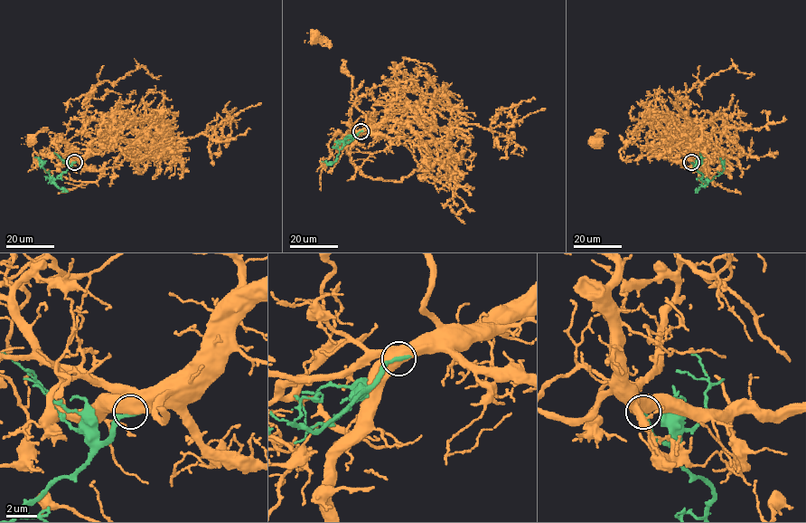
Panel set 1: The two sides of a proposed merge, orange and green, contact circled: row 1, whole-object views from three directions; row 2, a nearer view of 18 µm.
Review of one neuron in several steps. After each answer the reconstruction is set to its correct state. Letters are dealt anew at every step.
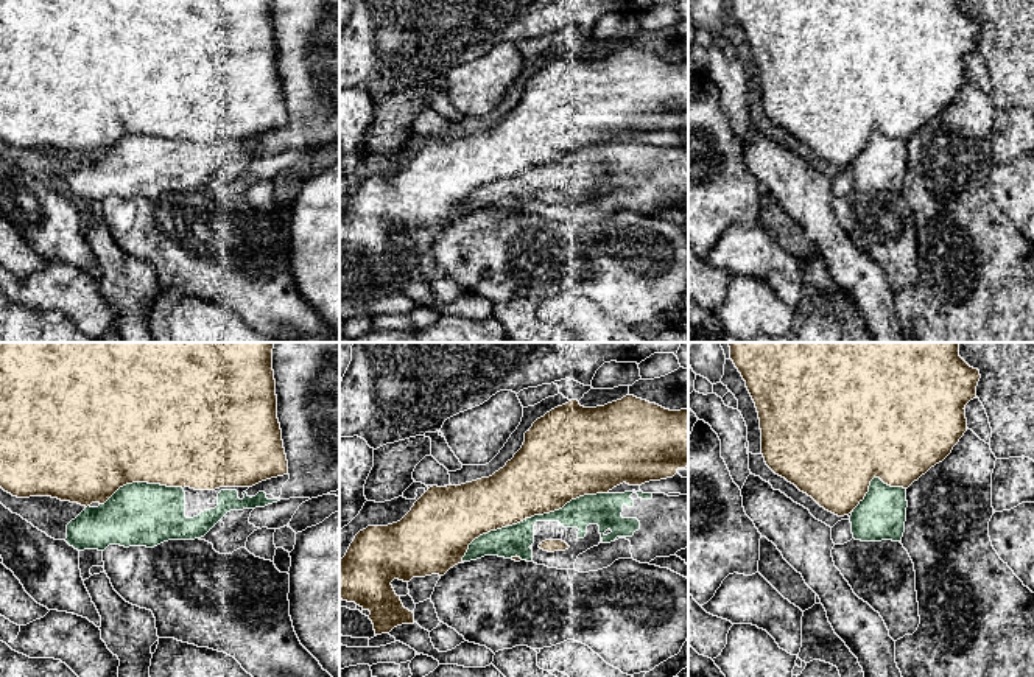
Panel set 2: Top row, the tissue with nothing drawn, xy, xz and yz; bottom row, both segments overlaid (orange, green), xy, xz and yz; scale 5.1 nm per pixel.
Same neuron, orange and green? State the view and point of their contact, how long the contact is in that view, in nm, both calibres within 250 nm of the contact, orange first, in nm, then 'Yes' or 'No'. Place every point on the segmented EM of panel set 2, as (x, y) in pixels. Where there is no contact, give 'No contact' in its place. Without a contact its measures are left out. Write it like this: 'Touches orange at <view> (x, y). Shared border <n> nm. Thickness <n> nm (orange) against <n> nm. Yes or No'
Touches orange at xz (530, 517). Shared border 850 nm. Thickness 380 nm (orange) against 160 nm. No

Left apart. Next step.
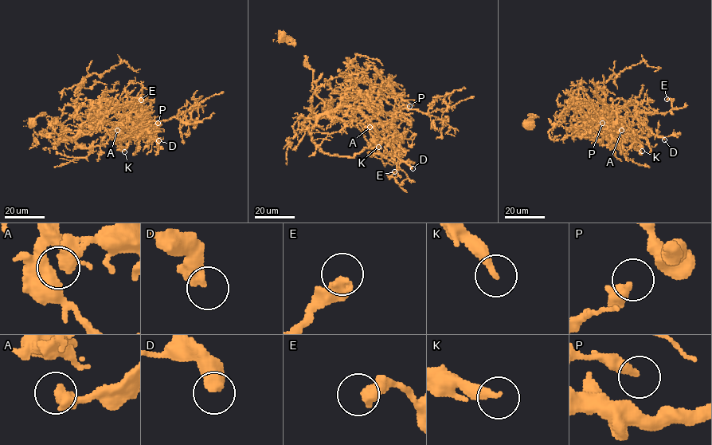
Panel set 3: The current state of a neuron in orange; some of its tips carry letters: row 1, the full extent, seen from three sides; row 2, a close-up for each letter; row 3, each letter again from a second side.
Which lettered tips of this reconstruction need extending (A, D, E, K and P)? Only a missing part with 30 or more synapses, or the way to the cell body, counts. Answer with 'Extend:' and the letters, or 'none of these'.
Extend: none of these

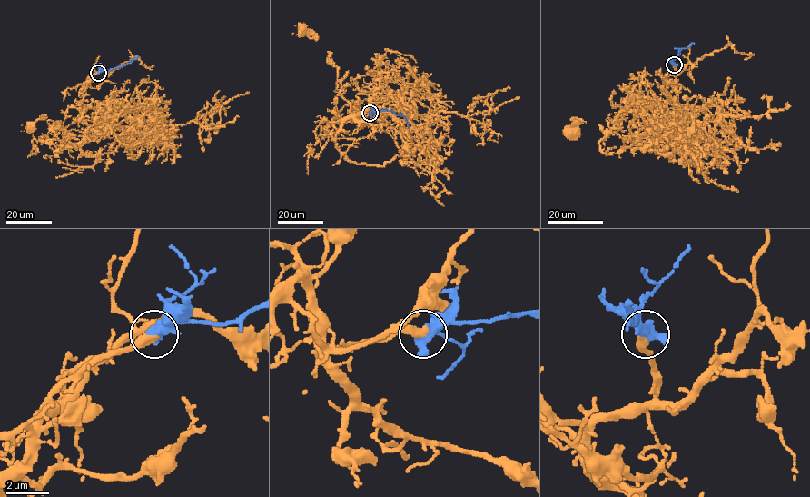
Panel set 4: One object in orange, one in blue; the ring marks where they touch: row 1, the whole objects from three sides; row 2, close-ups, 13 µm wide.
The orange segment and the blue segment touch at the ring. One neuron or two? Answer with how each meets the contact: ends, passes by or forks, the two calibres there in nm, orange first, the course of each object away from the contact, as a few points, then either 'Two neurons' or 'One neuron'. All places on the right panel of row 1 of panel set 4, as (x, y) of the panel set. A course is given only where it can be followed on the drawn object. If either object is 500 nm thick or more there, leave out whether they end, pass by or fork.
At the ring orange ends. At the ring blue passes by. Thickness 440 nm (orange) against 480 nm. Course of orange: (674, 64), (676, 133), (636, 136), (696, 135), (672, 114), (635, 116), (636, 133). Course of blue: (674, 64), (672, 57), (694, 44). One neuron

